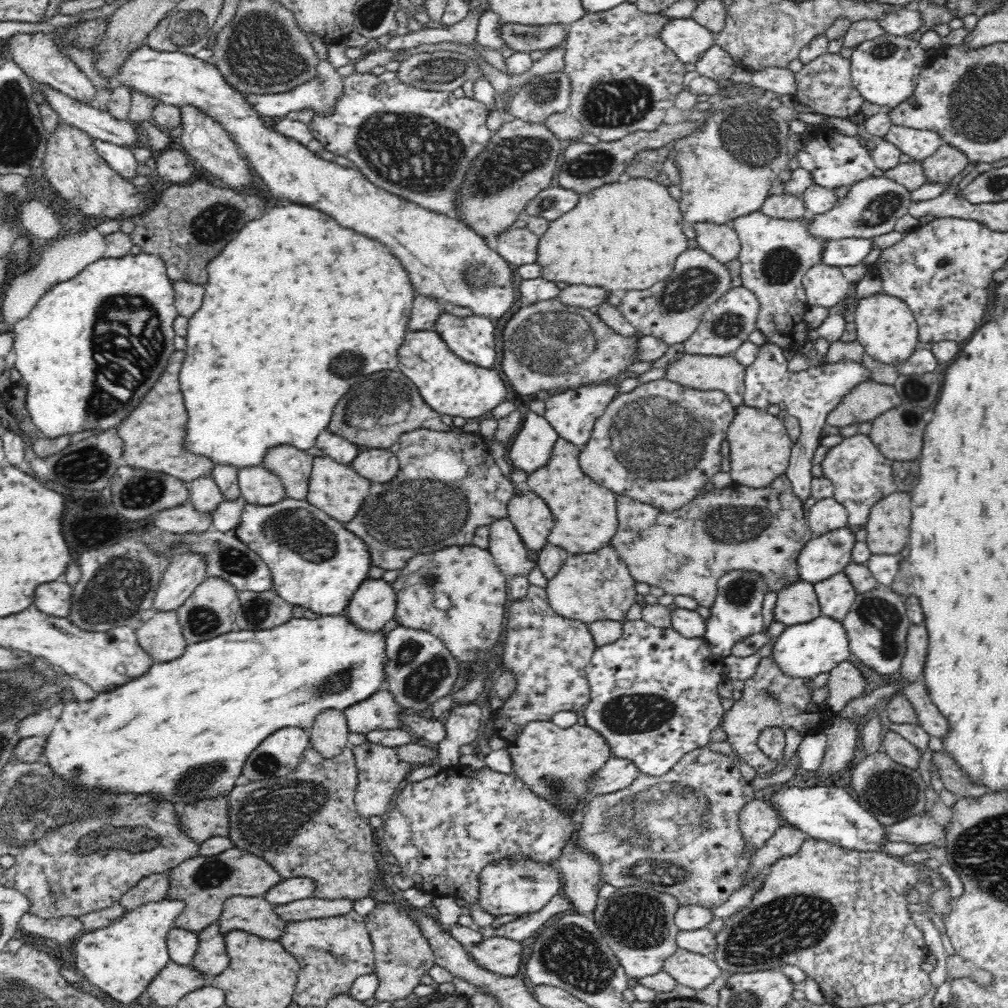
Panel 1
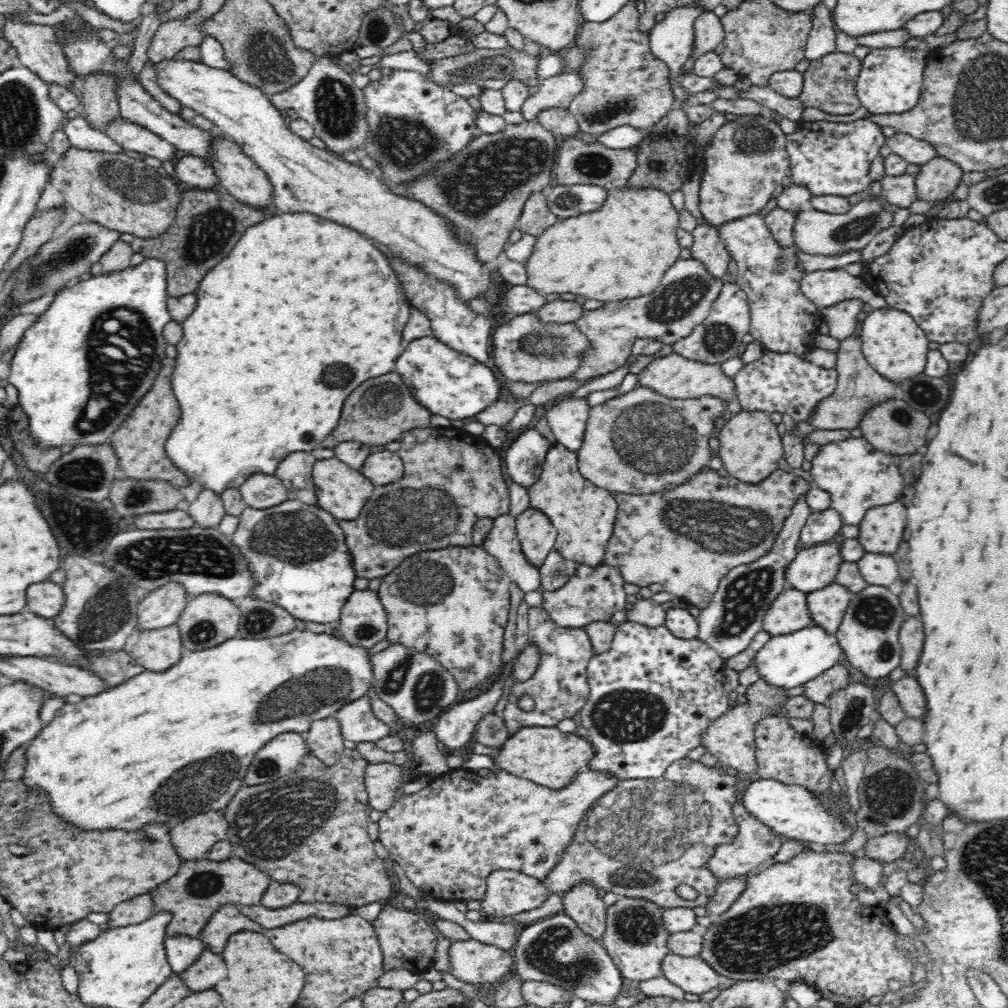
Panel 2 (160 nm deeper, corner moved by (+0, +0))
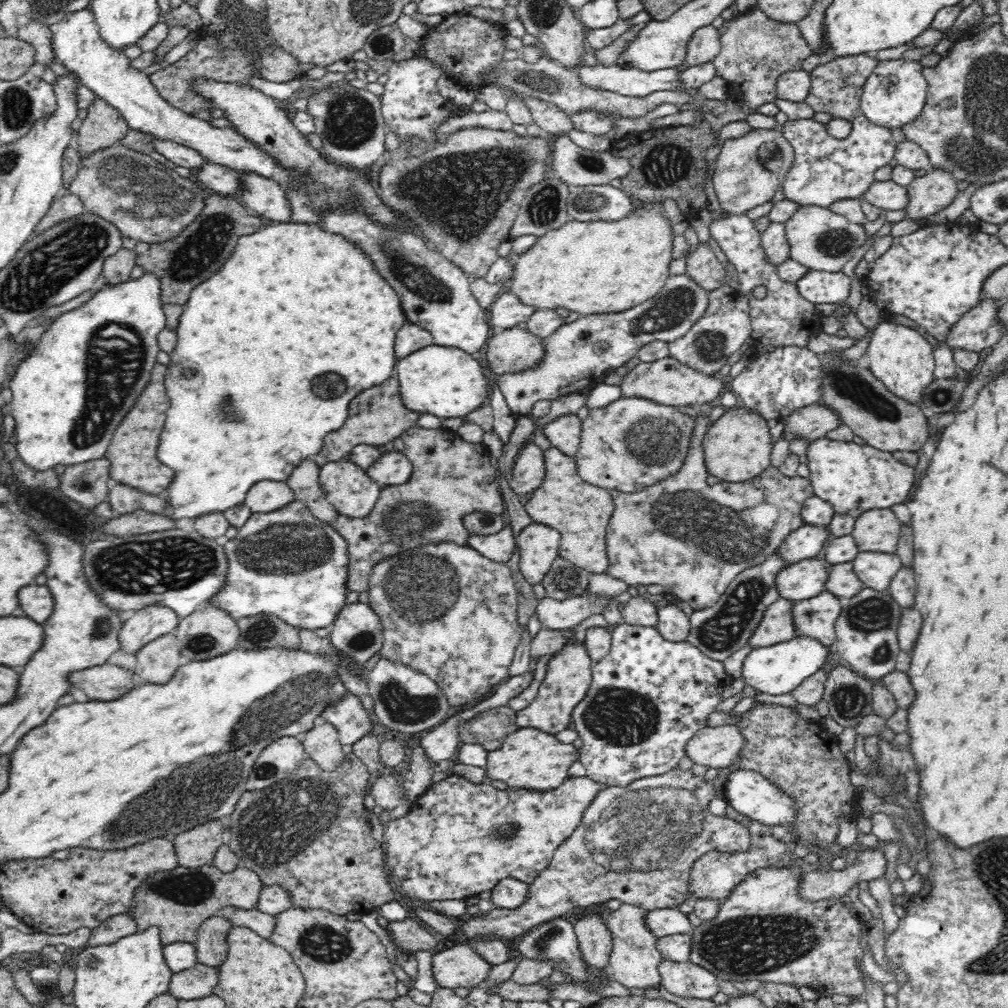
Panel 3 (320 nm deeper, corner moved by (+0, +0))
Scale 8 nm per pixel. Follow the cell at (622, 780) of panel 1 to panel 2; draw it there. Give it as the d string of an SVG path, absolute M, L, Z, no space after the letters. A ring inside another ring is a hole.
M459 768L429 780L428 785L419 792L403 795L399 800L394 801L394 804L388 808L388 810L383 811L383 815L377 822L379 829L378 839L387 849L389 862L392 861L399 864L404 869L408 880L410 880L416 888L420 888L423 893L442 901L480 900L484 898L488 876L490 876L492 872L500 869L518 871L528 876L536 877L537 879L544 879L546 874L560 862L564 850L572 844L579 823L583 815L591 808L592 803L596 803L596 800L603 794L610 792L616 784L618 784L618 779L612 777L610 773L585 769L576 773L576 776L572 778L572 782L570 782L568 786L554 790L530 780L521 779L518 776L512 775L512 773L506 773L506 771L501 771L499 774L490 773L486 777L482 777L475 771Z

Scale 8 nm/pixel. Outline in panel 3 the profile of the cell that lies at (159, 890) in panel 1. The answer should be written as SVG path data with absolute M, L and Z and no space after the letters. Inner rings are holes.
M124 914L107 918L100 926L91 929L92 934L87 942L88 947L114 944L117 940L137 932L136 921Z

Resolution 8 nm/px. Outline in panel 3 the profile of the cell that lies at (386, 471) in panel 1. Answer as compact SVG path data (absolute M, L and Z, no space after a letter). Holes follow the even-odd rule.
M395 450L382 454L366 471L379 485L388 487L408 482L413 466L403 452Z

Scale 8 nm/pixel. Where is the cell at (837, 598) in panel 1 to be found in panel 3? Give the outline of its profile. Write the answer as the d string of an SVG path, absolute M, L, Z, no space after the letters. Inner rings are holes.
M824 590L819 595L794 603L793 623L796 637L810 637L833 647L836 619L841 614L839 598Z

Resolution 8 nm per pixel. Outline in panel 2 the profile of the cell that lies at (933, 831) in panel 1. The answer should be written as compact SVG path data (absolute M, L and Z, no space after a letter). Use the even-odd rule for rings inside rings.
M888 833L871 838L863 846L863 856L878 861L882 865L890 864L907 852L908 839L900 833Z

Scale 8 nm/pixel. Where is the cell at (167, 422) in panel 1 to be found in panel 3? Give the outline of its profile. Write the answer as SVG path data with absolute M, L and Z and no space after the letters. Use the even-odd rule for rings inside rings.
M156 364L152 370L150 382L144 388L144 394L138 396L136 406L128 412L128 416L116 428L116 434L114 434L110 448L106 452L106 458L110 460L110 476L116 482L138 488L138 490L151 495L158 494L158 496L164 495L162 490L165 491L174 478L174 472L168 466L160 464L156 458L158 436L164 428L166 410L170 408L170 400L166 396L166 388L164 388L164 374L166 374L166 366Z

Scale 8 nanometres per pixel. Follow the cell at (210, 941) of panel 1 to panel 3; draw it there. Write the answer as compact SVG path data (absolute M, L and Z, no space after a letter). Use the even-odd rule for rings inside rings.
M196 963L192 968L174 973L168 993L181 1000L196 1000L213 994L218 982L218 968Z

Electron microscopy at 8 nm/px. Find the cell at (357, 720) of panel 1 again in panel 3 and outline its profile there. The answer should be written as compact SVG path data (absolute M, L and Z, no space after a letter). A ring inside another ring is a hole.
M348 692L342 699L326 706L320 712L318 722L334 725L343 745L358 742L362 736L370 734L375 724L371 711L360 703L360 699Z

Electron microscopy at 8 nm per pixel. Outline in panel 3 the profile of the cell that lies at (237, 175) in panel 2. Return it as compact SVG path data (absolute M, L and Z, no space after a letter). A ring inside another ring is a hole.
M242 173L243 191L237 197L242 203L246 203L245 207L252 213L265 216L273 223L292 223L292 203L287 198L284 189L274 181L274 179L264 178L252 173Z

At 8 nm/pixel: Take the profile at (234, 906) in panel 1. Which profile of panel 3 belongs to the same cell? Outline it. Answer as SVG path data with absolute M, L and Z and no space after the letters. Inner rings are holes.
M222 915L207 918L197 930L197 939L193 944L197 962L218 968L228 954L227 936L233 926Z

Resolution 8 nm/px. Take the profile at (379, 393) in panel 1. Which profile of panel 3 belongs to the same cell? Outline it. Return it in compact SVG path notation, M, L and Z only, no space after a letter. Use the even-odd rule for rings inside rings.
M396 375L385 380L384 384L380 384L380 386L358 394L356 400L352 400L352 404L349 404L349 408L346 422L340 428L329 432L326 438L323 438L324 444L321 451L312 458L316 461L318 468L322 468L326 463L332 461L344 460L352 452L352 449L359 444L380 446L392 442L408 428L416 426L416 421L421 415L404 407L402 399L400 399Z

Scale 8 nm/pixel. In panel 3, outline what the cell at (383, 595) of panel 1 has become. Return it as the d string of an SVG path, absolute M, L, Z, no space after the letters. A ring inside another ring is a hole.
M358 601L355 604L345 605L331 625L330 642L338 650L338 654L350 662L350 666L362 673L364 664L382 648L380 620L368 604Z

